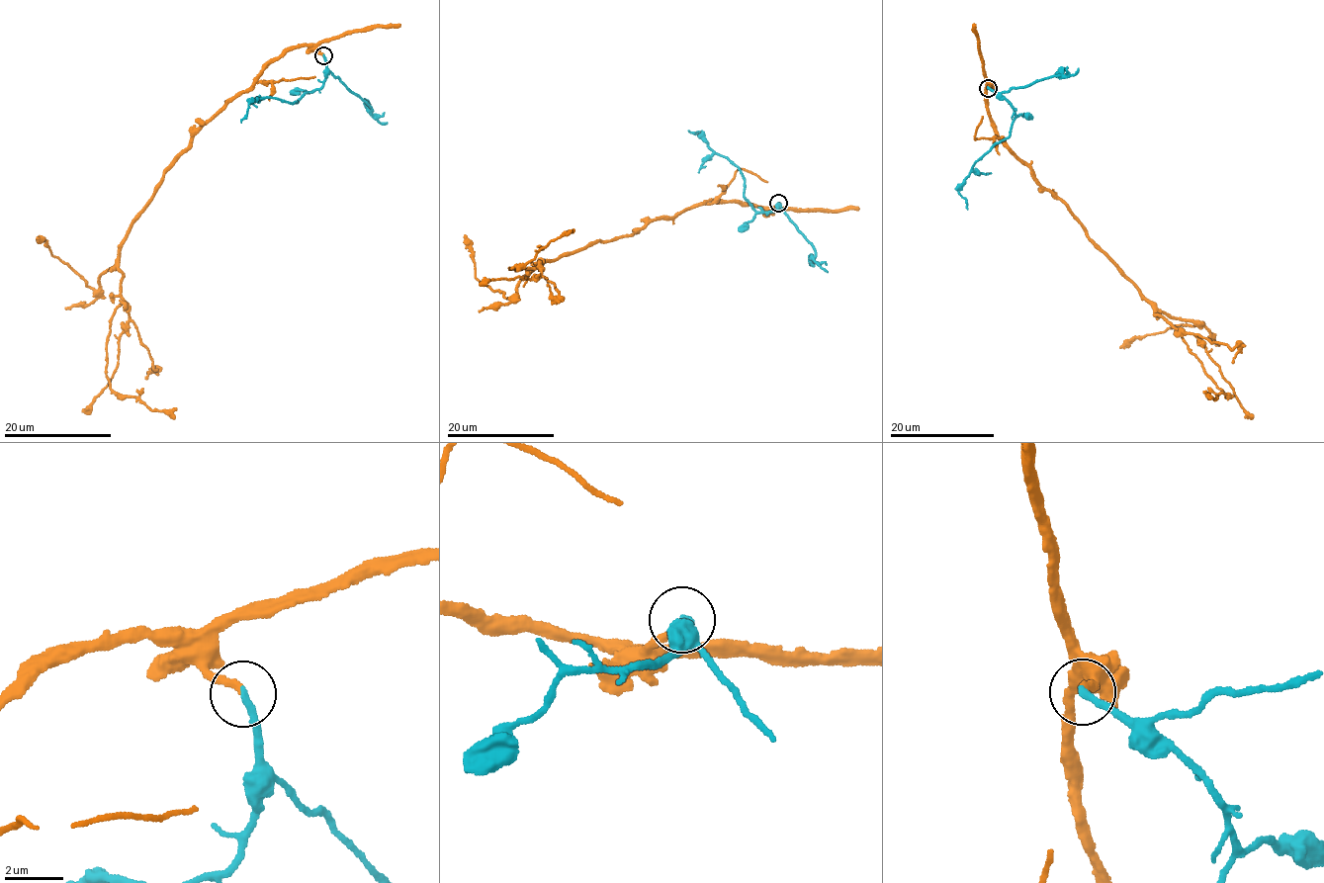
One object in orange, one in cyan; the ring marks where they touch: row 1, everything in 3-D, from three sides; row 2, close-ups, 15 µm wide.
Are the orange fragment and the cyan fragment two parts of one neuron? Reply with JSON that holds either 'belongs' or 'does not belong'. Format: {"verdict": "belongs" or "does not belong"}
{"verdict": "belongs"}

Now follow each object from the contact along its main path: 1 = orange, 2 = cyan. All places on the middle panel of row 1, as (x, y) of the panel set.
1: (778, 204), (697, 204), (625, 236), (539, 259), (536, 267), (509, 267), (525, 265), (573, 228)
2: (778, 204), (778, 209), (756, 212), (744, 195), (743, 174), (726, 157), (714, 153), (700, 132), (688, 131)

